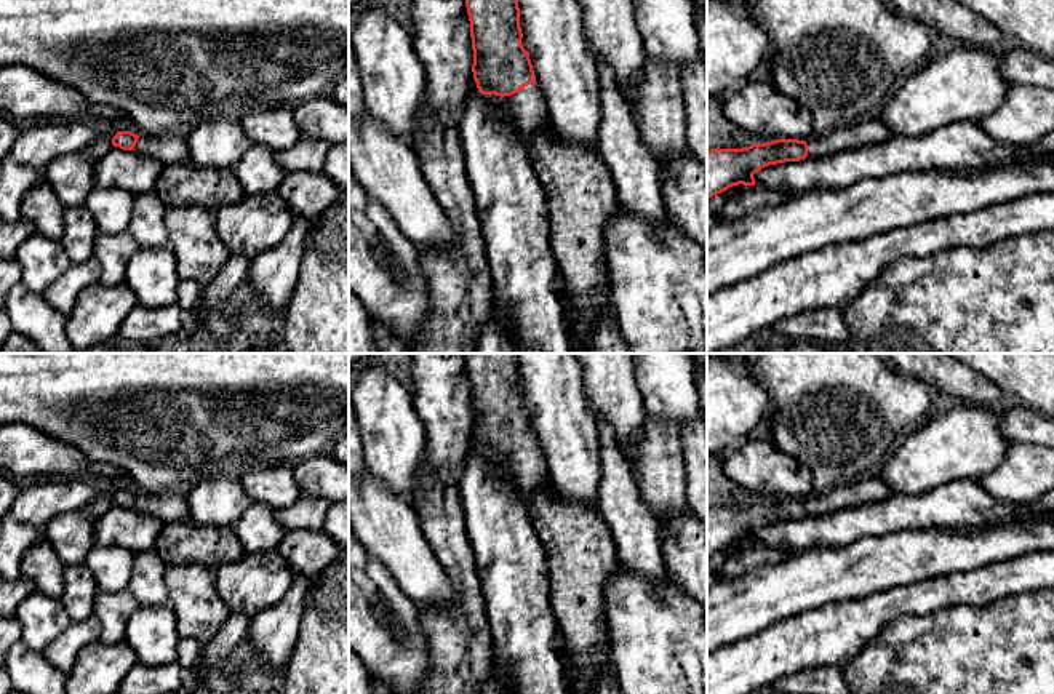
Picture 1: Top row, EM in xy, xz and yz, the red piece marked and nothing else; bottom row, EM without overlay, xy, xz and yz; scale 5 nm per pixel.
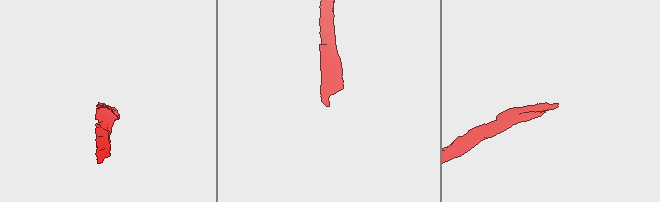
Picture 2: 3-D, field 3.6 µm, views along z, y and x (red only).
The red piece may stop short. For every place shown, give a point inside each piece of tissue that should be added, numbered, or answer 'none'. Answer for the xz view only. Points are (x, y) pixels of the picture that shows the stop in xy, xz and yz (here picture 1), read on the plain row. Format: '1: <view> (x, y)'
1: xz (525, 469)

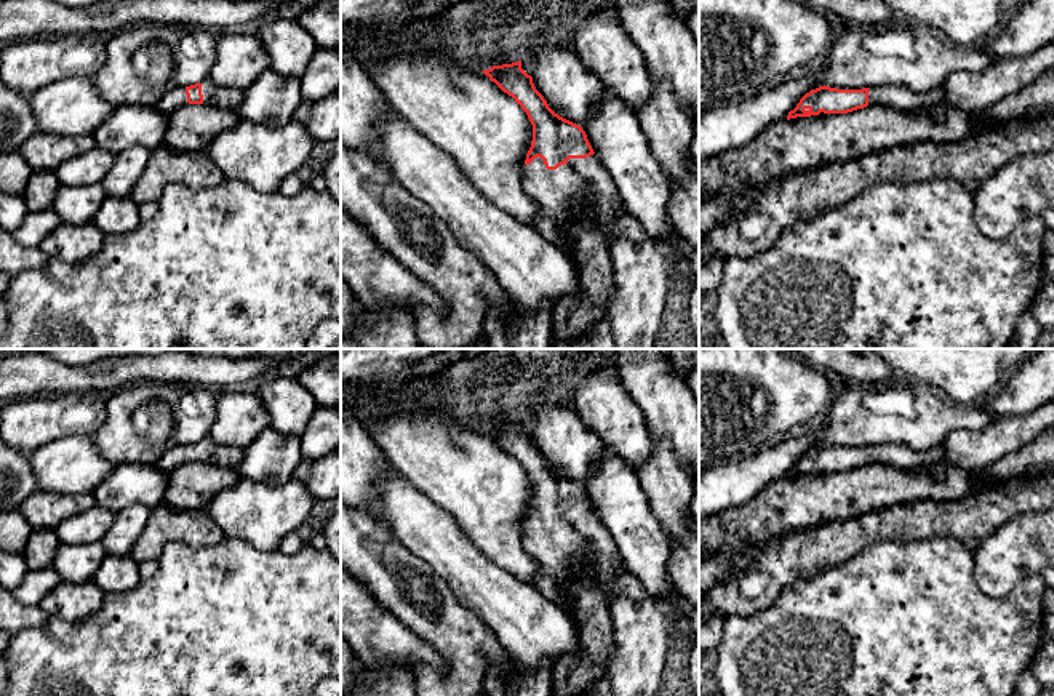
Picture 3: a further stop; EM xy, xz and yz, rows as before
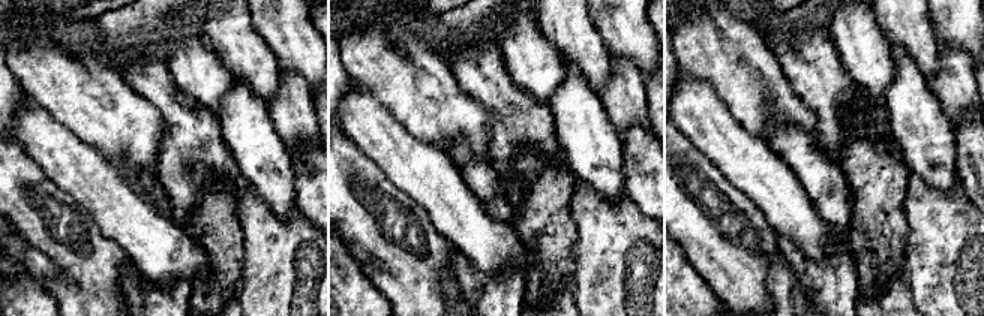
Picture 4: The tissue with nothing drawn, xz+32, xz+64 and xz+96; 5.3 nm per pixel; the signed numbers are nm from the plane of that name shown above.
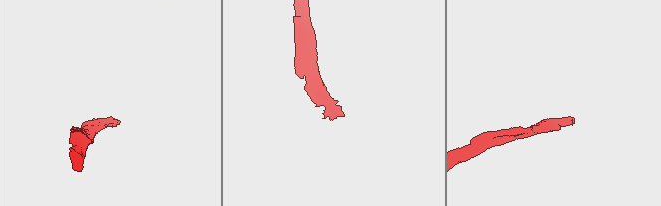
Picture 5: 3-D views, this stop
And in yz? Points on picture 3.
1: yz (901, 456)

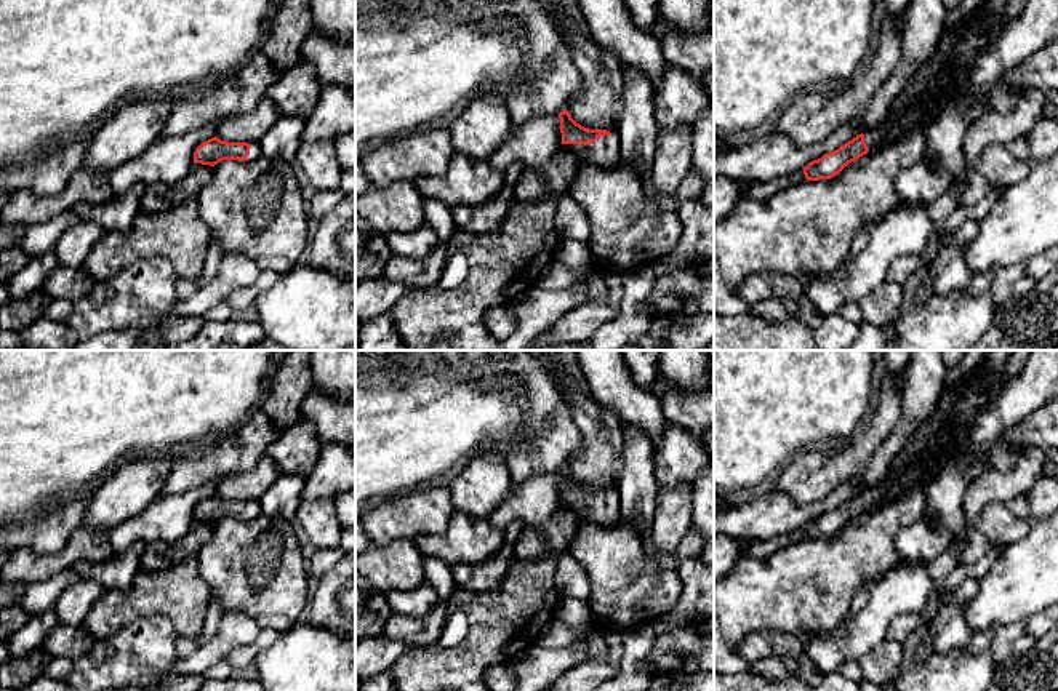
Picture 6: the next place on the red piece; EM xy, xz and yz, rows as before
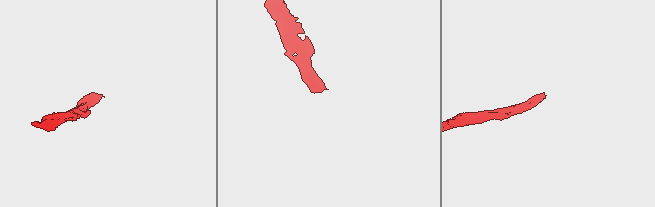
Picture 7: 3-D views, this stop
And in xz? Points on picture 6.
1: xz (605, 509)

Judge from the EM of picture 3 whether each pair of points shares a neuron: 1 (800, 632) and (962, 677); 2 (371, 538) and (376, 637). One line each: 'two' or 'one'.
1: one
2: two

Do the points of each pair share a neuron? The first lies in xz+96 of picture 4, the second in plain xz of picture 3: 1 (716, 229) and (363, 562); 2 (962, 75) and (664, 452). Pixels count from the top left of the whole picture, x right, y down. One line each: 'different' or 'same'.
1: same
2: same

